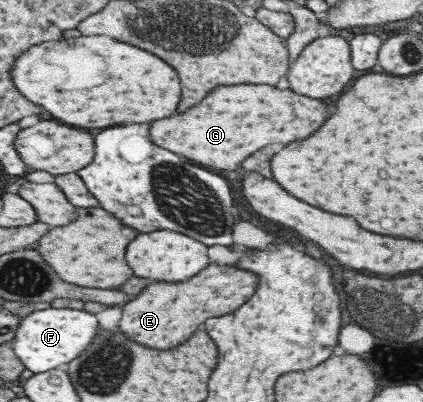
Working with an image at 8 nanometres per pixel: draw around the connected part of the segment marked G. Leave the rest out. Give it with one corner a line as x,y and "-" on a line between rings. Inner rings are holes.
235,84
217,86
201,102
189,110
153,120
149,138
159,148
185,156
197,164
235,170
243,158
267,144
289,144
309,136
327,116
327,108
319,100
297,96
291,90
277,90
267,84

